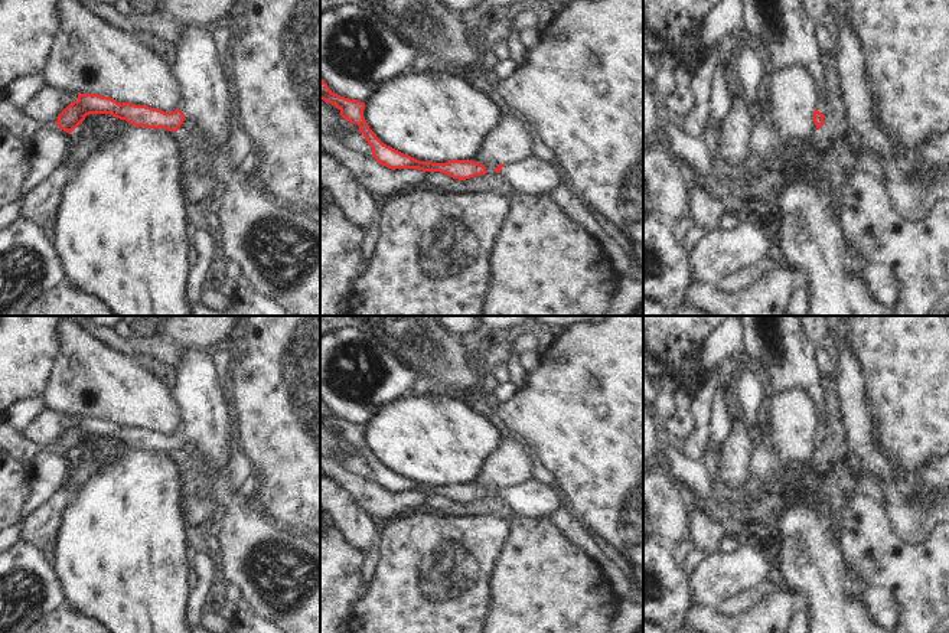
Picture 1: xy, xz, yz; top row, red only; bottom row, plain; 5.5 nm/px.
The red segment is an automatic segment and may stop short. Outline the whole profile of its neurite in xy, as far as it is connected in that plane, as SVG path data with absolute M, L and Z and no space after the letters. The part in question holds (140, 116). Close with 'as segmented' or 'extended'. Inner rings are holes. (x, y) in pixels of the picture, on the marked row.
M180 25L180 29L182 37L172 45L172 71L182 95L177 110L164 112L98 94L78 94L78 99L58 115L56 125L71 134L87 115L110 114L136 127L177 131L187 120L199 136L229 153L228 127L237 120L229 110L226 82L221 74L221 36L208 33L205 26Z; extended

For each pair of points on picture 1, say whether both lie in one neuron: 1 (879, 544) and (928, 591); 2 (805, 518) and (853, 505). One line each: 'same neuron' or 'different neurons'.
1: same neuron
2: different neurons

